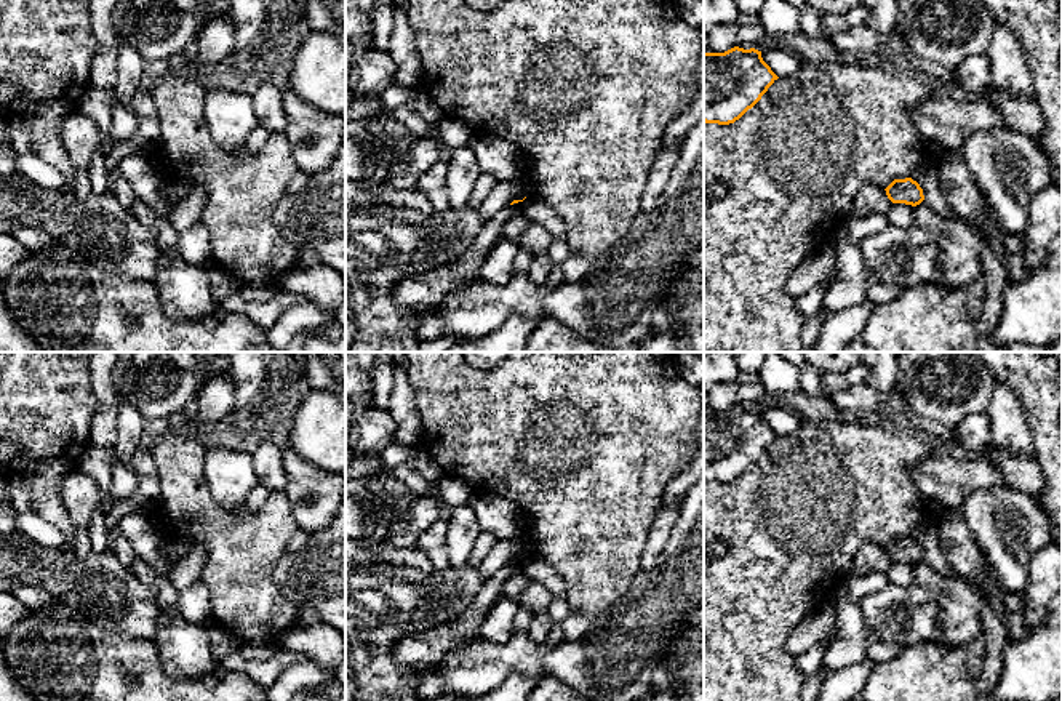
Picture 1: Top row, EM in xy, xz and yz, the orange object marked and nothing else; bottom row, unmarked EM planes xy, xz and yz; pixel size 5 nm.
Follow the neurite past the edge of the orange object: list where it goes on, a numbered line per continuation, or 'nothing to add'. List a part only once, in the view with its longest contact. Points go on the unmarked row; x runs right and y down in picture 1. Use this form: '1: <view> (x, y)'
nothing to add

